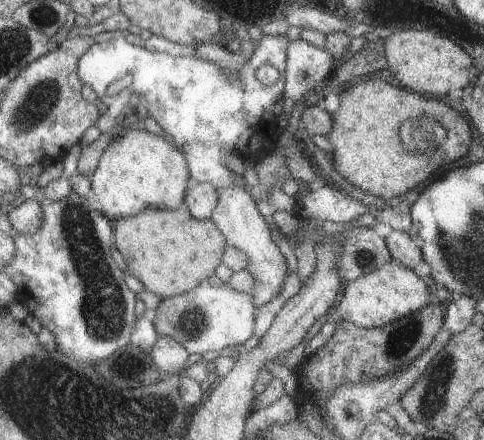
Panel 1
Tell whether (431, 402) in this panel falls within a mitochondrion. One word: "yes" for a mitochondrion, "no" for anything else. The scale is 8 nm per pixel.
yes

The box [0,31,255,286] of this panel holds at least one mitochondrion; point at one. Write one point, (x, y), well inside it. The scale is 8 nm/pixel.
(36, 106)

